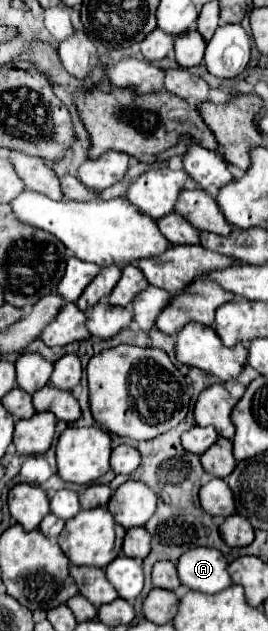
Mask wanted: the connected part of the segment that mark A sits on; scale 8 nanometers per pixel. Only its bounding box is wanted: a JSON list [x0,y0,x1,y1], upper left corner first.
[177,548,231,594]

